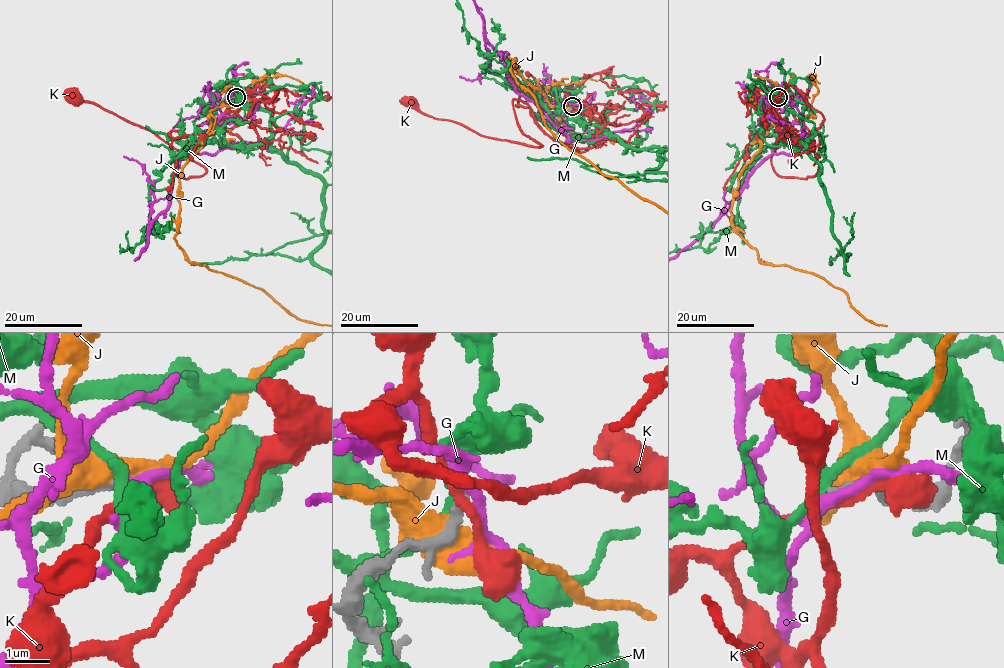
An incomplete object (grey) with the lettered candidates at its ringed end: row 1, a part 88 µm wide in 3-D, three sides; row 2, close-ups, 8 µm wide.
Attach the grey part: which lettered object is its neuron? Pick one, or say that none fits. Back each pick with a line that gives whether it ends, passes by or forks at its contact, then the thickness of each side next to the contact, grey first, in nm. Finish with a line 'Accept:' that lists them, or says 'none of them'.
Accept: none of them

